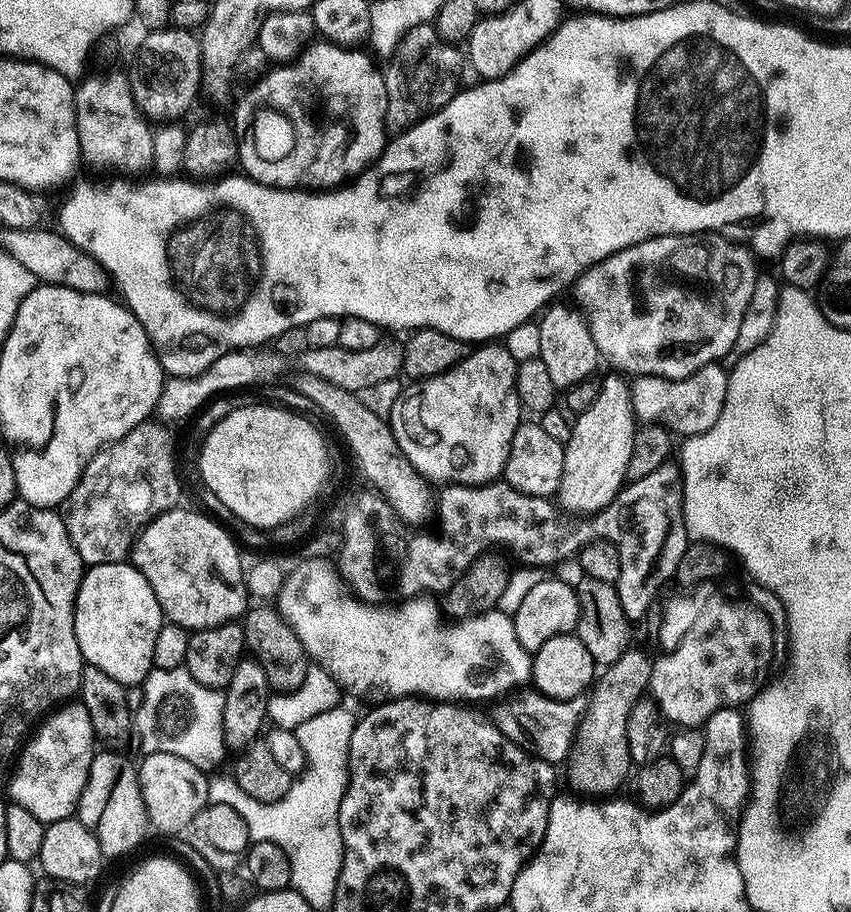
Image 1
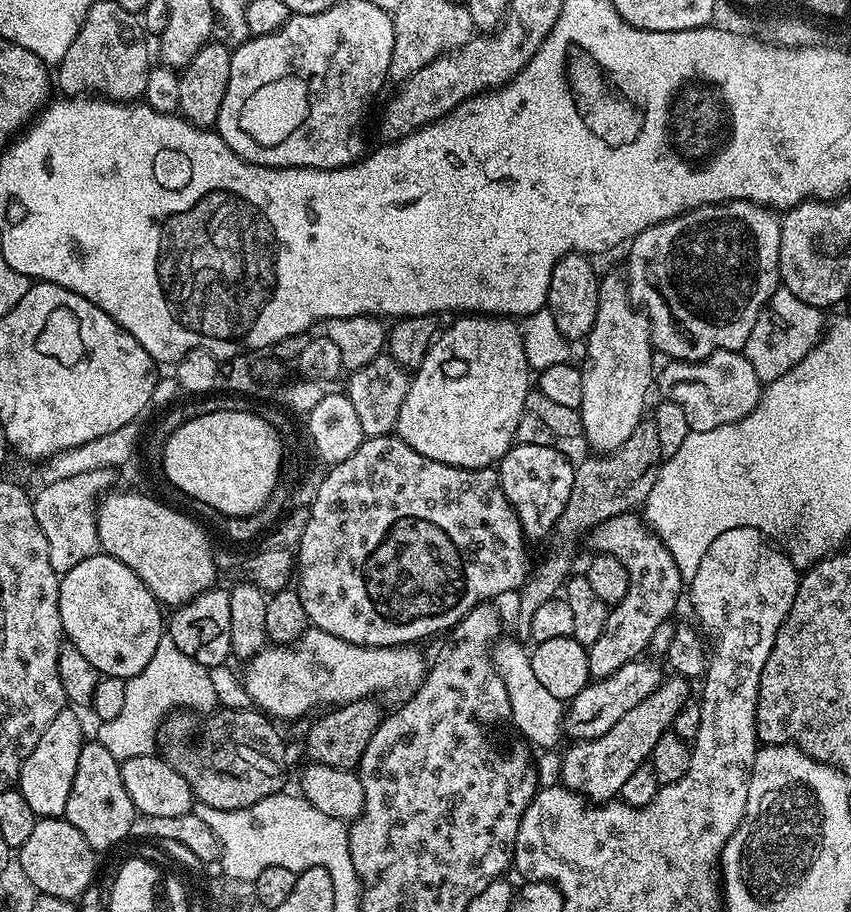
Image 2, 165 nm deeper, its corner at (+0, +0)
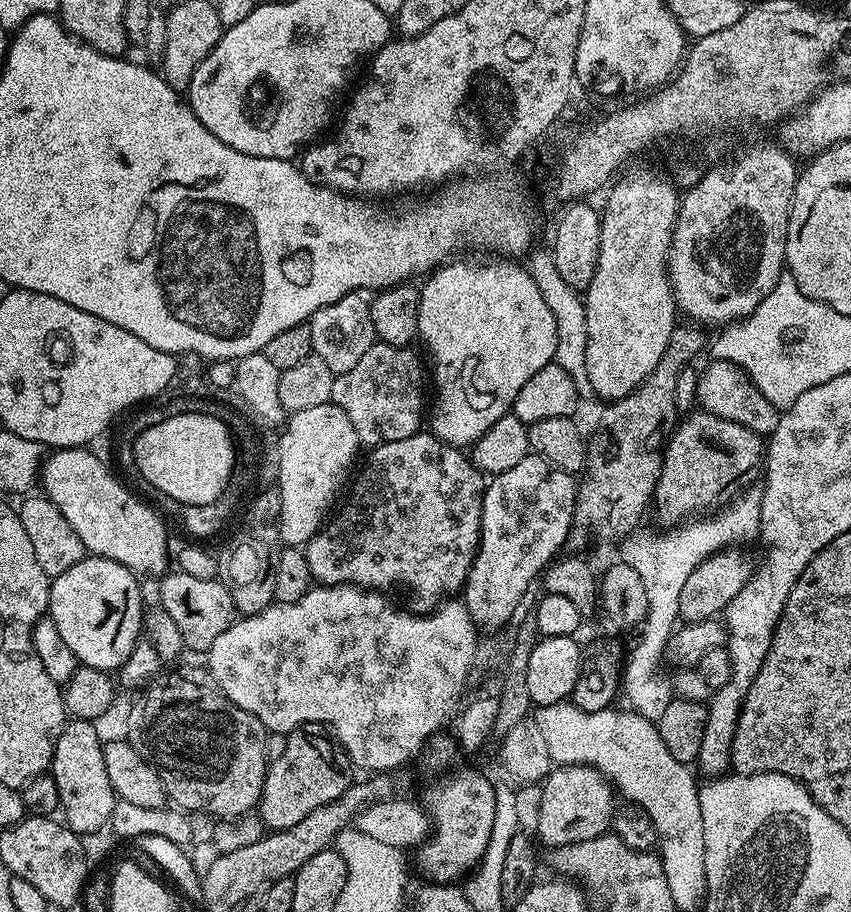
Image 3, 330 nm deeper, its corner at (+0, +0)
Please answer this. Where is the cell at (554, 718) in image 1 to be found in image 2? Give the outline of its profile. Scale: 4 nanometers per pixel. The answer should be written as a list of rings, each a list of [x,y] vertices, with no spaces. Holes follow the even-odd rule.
[[[652,658],[631,660],[622,666],[622,670],[614,670],[614,674],[606,678],[589,682],[573,700],[567,701],[563,735],[575,742],[593,740],[606,734],[606,730],[610,730],[610,726],[614,726],[622,714],[627,714],[629,710],[634,710],[634,706],[638,706],[638,702],[650,698],[650,694],[654,694],[654,690],[662,683],[660,668],[655,663],[659,664]]]

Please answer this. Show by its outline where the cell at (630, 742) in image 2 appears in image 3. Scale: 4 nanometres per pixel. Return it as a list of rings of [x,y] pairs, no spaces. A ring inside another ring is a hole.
[[[562,764],[553,767],[552,771],[544,777],[540,788],[538,826],[534,829],[535,835],[540,835],[539,843],[544,843],[545,849],[551,850],[605,835],[609,831],[614,815],[612,796],[614,797],[614,789],[610,781],[597,768],[592,768],[589,764]]]

